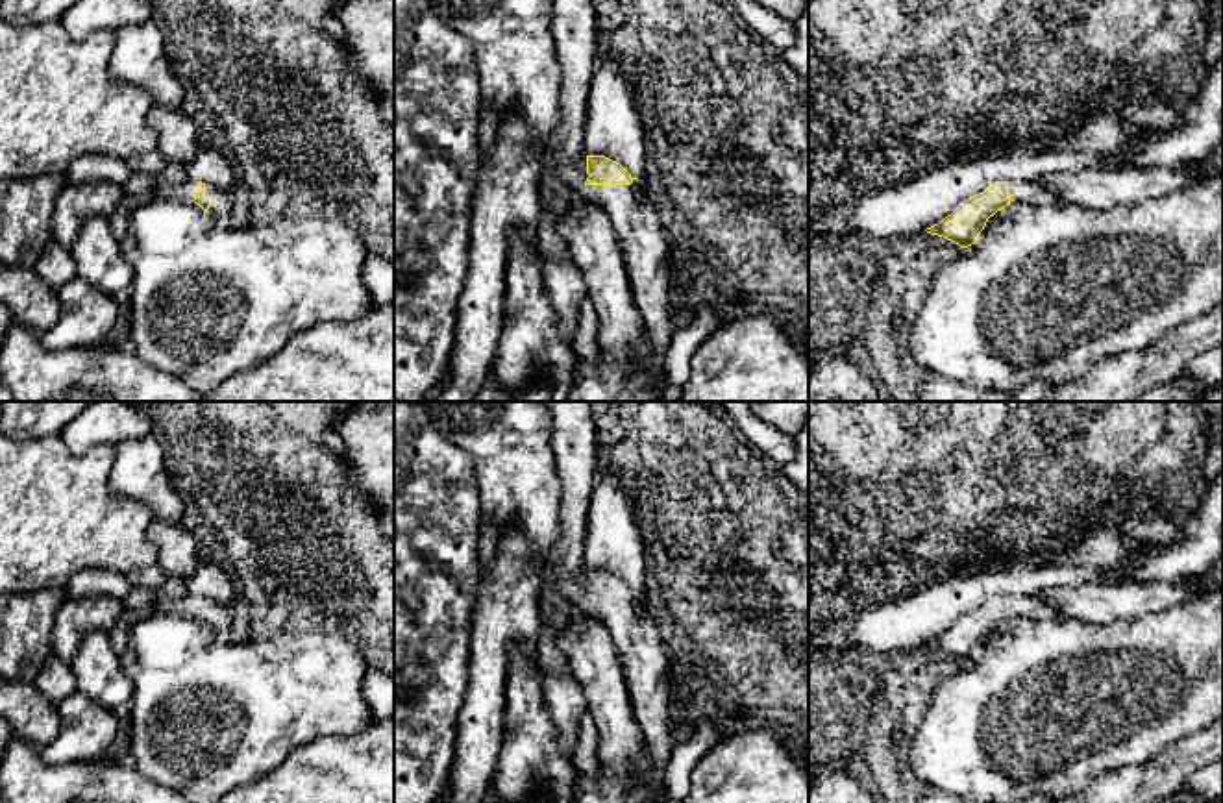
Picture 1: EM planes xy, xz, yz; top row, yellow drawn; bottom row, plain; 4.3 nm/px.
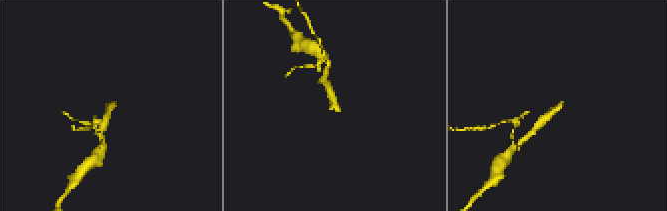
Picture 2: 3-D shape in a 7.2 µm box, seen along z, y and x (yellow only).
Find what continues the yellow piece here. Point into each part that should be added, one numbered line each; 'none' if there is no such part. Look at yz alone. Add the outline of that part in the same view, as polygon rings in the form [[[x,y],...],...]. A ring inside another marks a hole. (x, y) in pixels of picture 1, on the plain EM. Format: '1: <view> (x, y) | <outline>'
1: yz (1022, 605) | [[[1010,594],[1008,596],[1010,618],[1042,618],[1053,622],[1069,622],[1053,607],[1042,603],[1034,594]]]

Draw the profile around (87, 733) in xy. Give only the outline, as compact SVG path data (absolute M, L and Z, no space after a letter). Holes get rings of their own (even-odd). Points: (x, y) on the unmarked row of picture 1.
M74 692L57 705L59 735L39 755L52 766L104 760L111 751L120 723L120 714Z

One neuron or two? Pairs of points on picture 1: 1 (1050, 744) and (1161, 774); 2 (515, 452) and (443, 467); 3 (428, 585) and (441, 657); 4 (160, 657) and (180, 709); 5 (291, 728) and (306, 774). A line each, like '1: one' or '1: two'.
1: two
2: two
3: one
4: one
5: two

